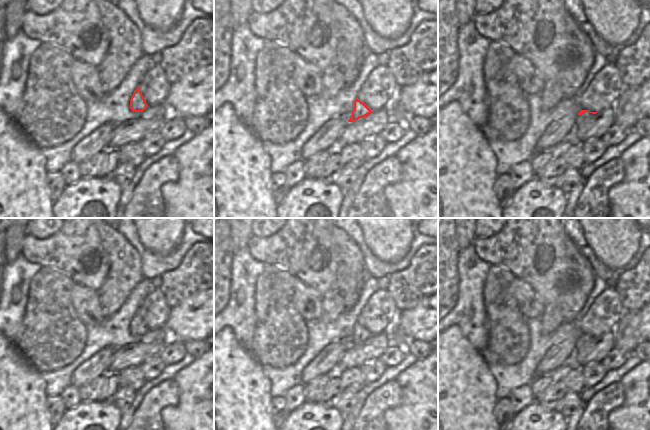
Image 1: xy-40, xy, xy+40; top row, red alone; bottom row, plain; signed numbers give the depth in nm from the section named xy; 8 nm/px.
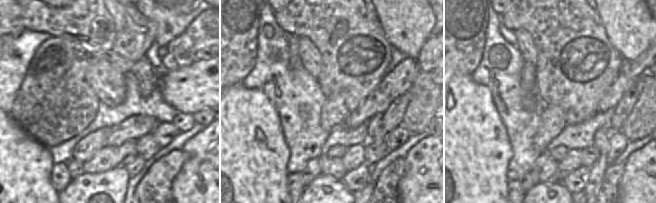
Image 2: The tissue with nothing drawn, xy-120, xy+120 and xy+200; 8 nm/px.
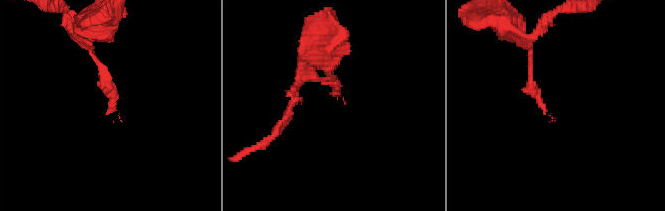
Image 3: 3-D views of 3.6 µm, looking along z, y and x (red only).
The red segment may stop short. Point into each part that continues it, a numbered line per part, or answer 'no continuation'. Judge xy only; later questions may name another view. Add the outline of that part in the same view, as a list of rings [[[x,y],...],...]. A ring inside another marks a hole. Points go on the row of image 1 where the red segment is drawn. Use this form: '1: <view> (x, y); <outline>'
no continuation

